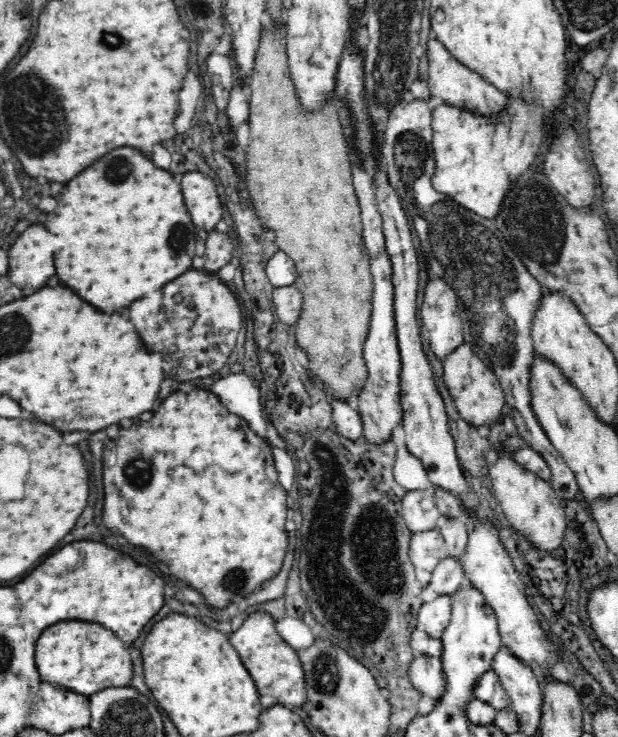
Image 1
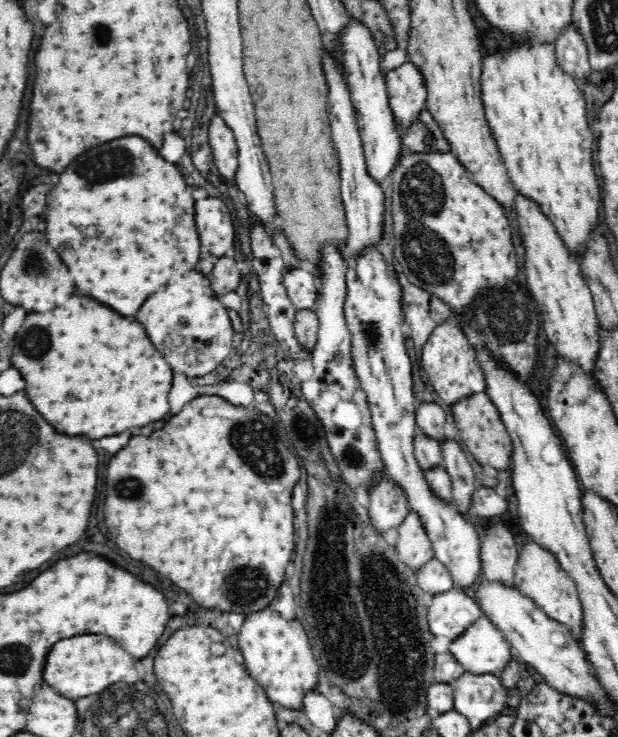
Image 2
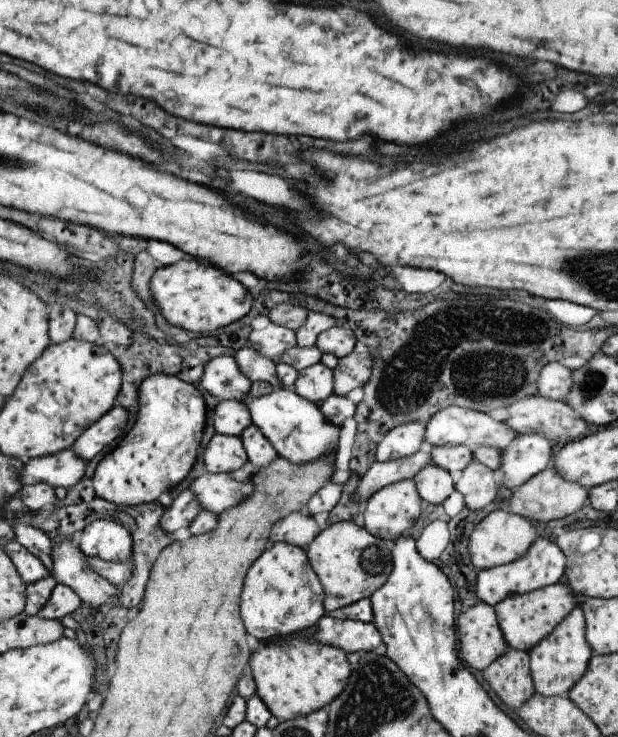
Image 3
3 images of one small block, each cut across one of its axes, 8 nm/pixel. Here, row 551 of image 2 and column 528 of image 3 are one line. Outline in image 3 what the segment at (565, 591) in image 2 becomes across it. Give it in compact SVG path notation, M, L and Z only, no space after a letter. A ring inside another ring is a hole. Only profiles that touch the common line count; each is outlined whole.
M497 509L484 516L471 530L469 542L467 542L467 554L469 554L471 564L480 571L521 558L536 538L539 536L537 536L535 526L525 520L525 517Z

